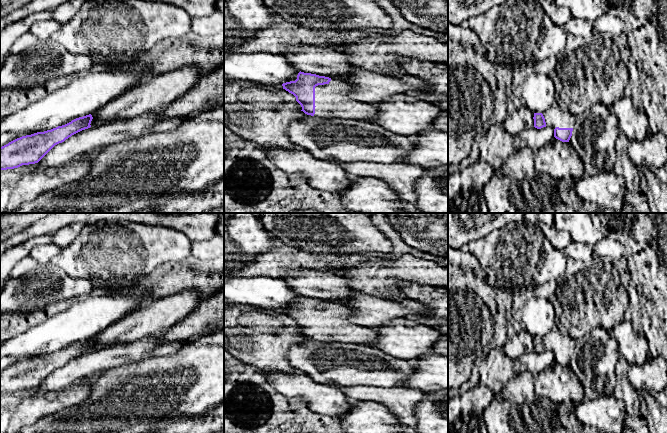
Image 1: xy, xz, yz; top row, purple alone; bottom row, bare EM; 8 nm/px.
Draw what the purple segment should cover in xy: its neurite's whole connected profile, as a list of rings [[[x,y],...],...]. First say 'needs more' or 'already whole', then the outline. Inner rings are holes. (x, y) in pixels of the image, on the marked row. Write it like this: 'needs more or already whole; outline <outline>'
already whole; outline [[[91,114],[31,135],[22,136],[0,147],[0,170],[38,163],[55,145],[91,127]]]

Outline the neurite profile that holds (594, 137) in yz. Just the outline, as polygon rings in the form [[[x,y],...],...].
[[[592,105],[576,116],[576,126],[569,140],[579,155],[584,175],[612,171],[617,159],[616,140],[620,130],[611,107]]]

